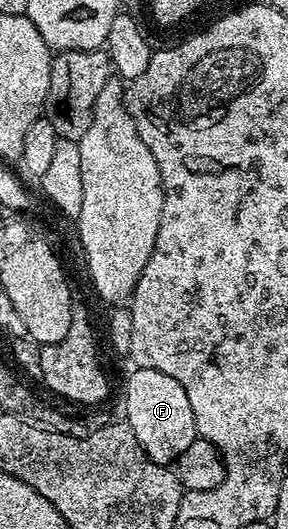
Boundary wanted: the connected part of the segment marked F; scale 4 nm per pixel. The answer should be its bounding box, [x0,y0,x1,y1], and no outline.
[124,367,199,465]

